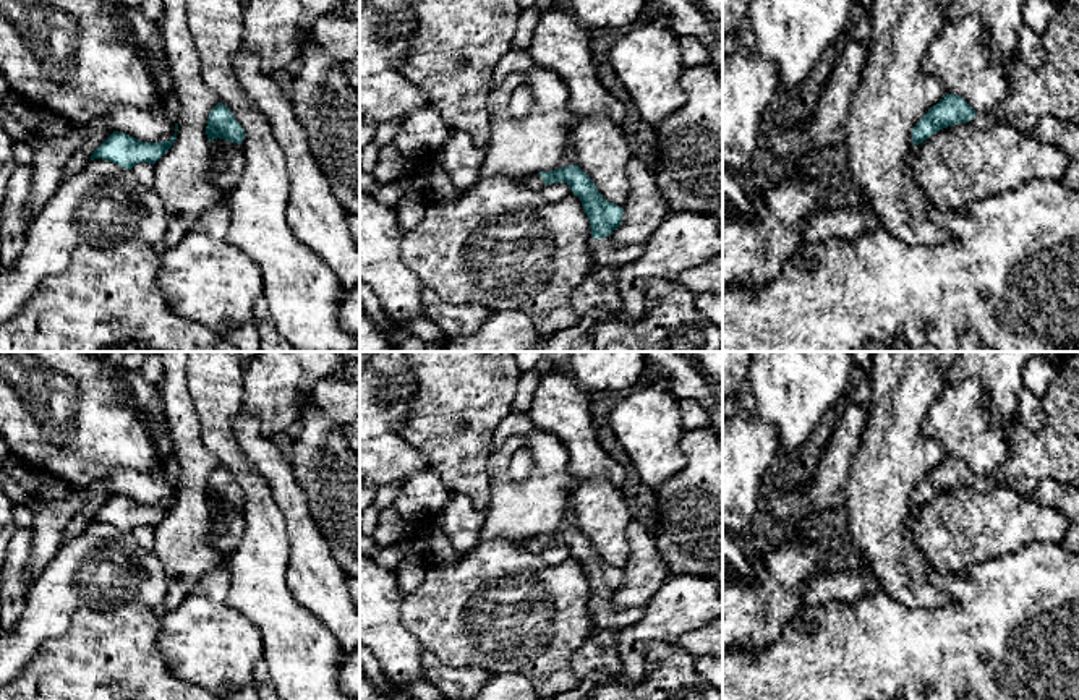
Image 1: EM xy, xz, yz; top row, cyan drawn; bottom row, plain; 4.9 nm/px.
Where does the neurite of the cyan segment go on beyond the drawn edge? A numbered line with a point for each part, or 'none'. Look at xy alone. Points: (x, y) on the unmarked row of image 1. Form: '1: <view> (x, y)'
none

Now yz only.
1: yz (985, 483)

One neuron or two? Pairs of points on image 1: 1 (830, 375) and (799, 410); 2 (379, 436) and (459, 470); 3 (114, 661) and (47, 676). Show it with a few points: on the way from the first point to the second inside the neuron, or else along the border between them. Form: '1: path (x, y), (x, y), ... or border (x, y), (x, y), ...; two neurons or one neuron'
1: path (822, 383), (802, 402); one neuron
2: border (405, 422), (400, 435), (430, 465); two neurons
3: path (98, 666), (81, 676), (63, 676); one neuron

